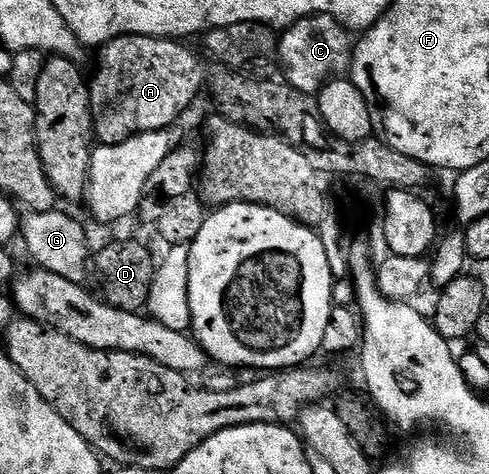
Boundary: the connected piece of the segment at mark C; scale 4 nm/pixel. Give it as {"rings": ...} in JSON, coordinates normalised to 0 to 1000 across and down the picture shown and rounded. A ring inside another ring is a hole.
{"rings":[[[620,34],[581,61],[571,76],[571,143],[603,190],[626,198],[656,192],[671,169],[691,167],[722,133],[726,84],[716,61],[675,34]]]}

